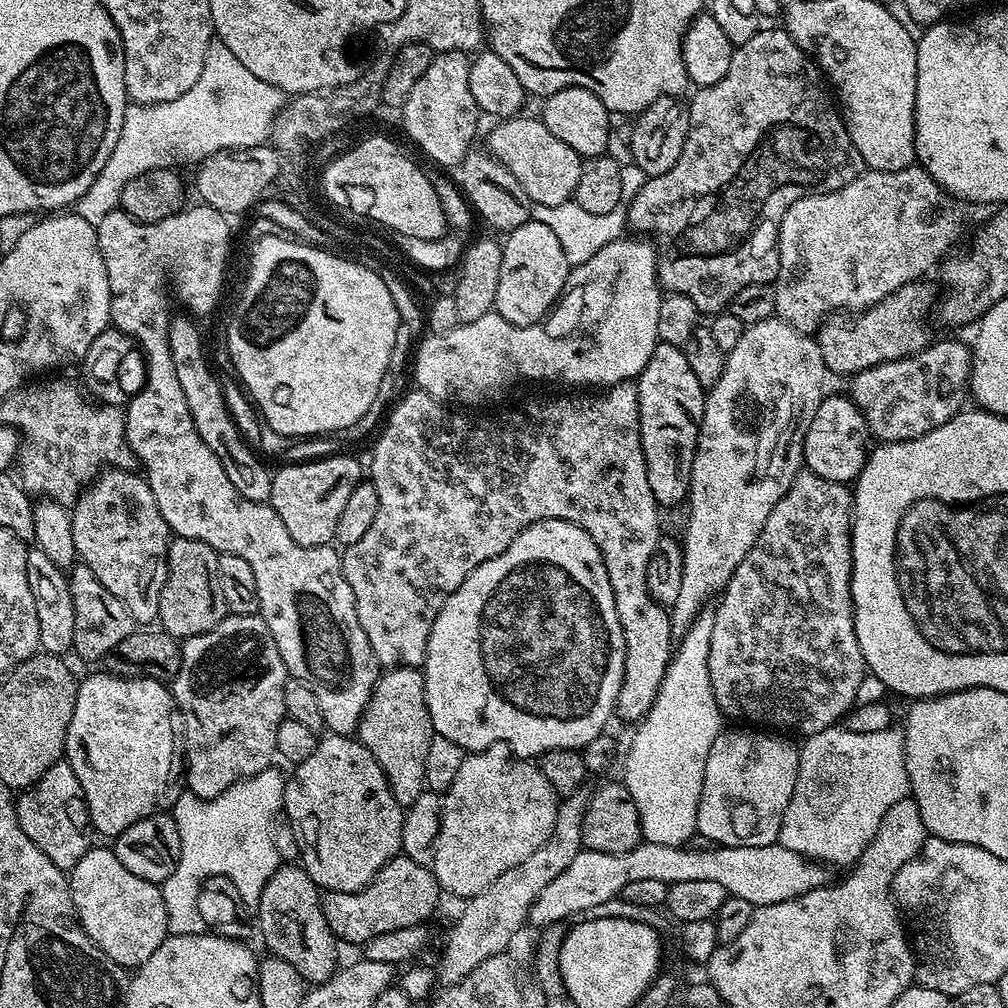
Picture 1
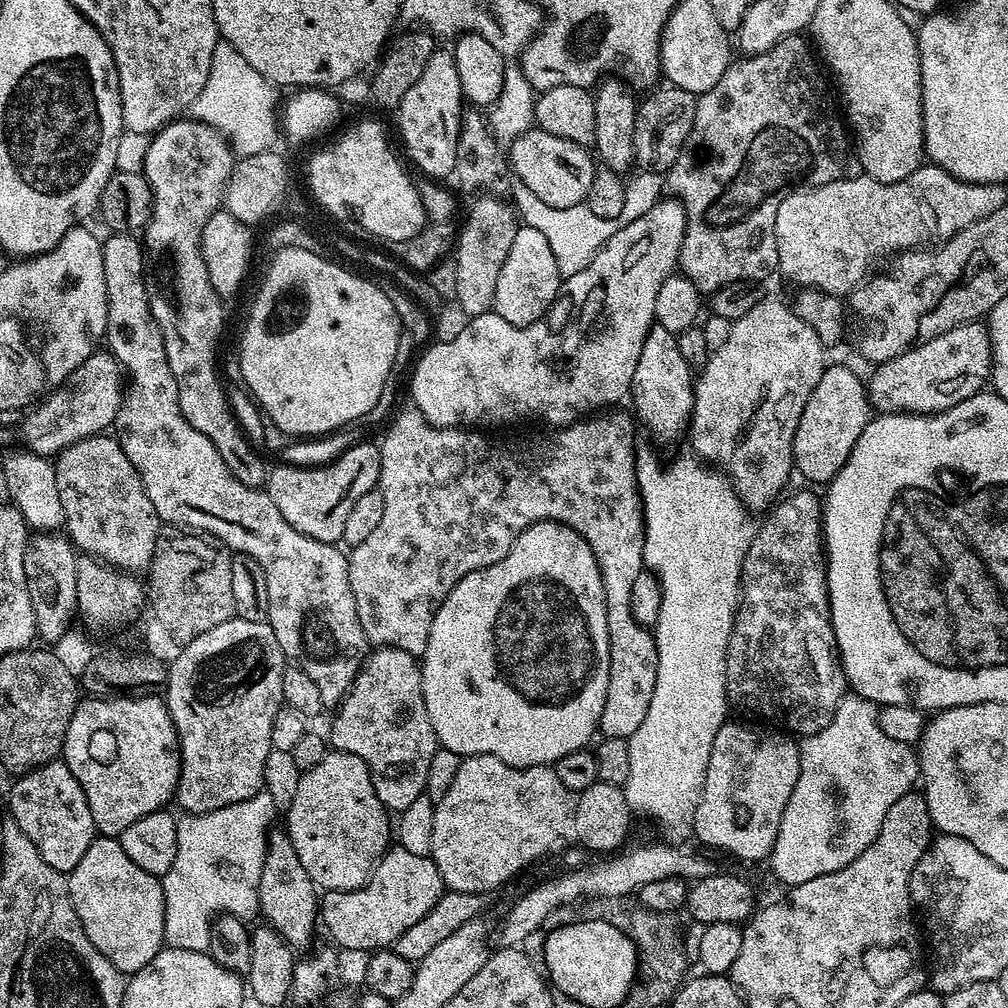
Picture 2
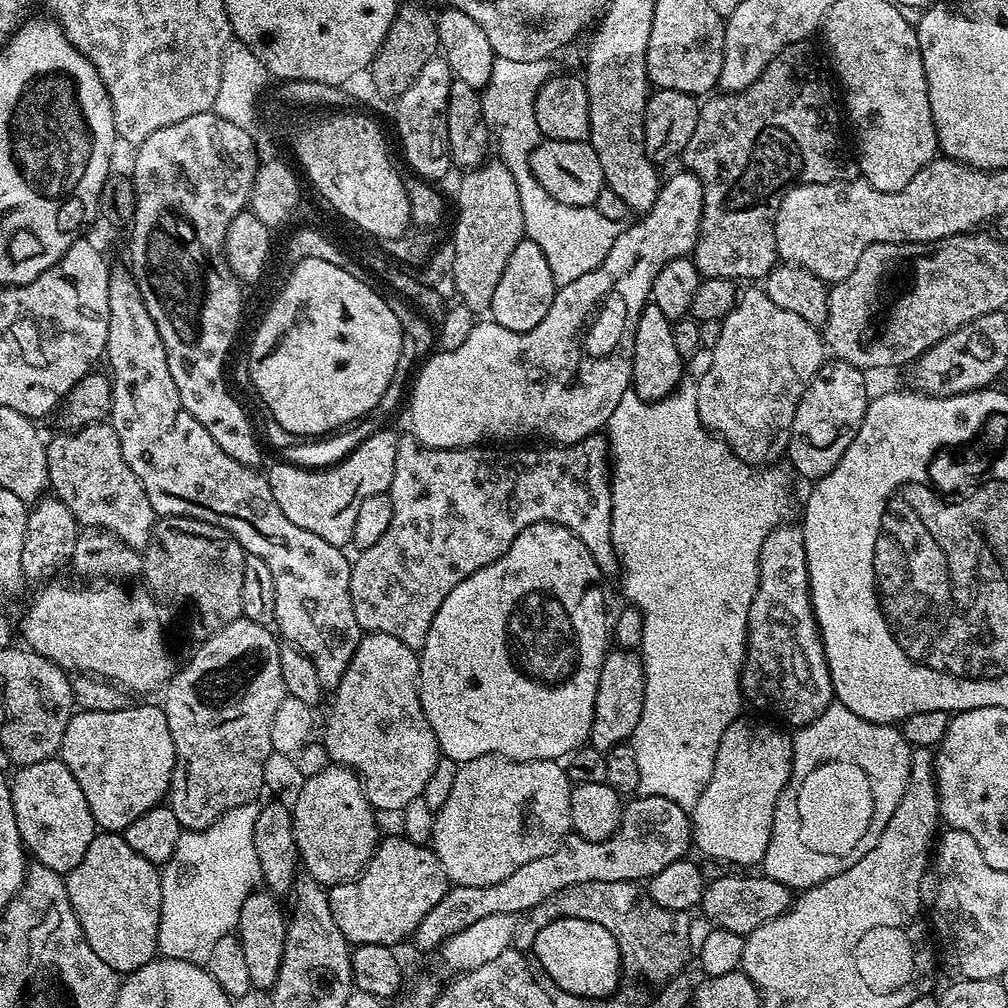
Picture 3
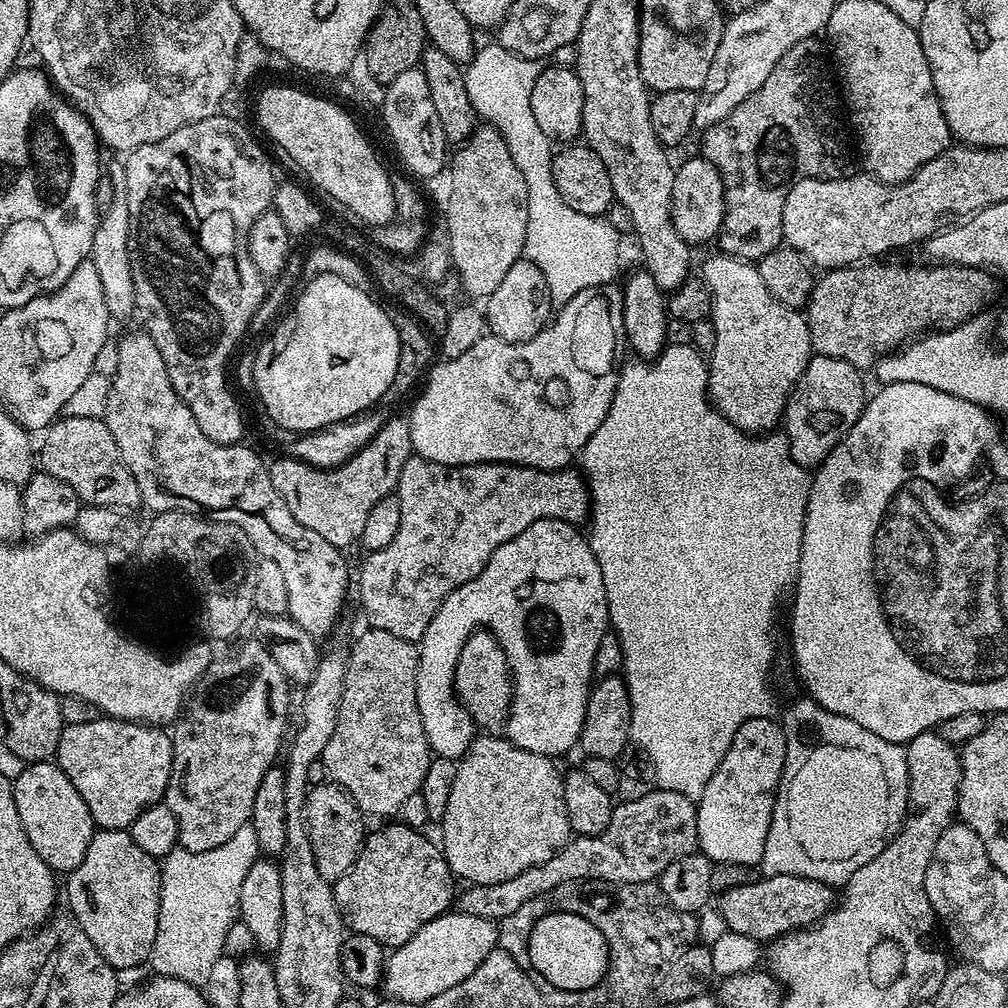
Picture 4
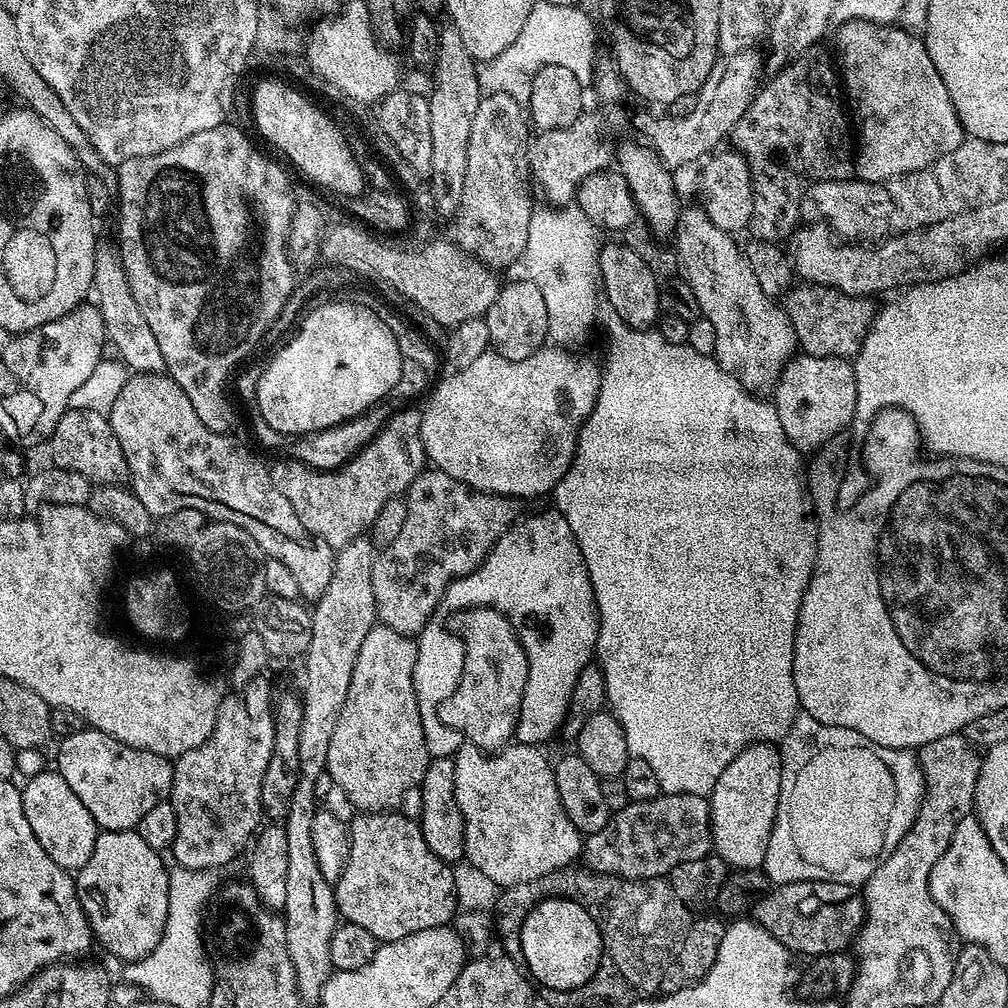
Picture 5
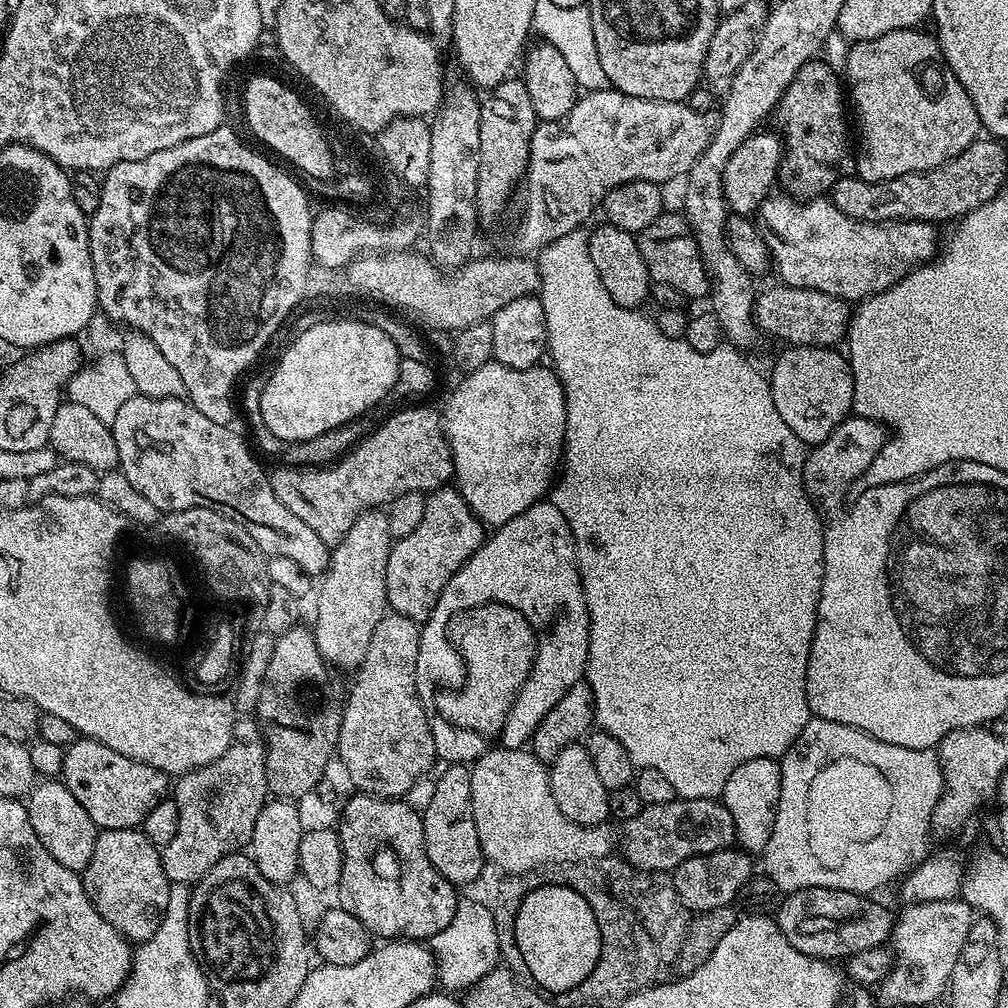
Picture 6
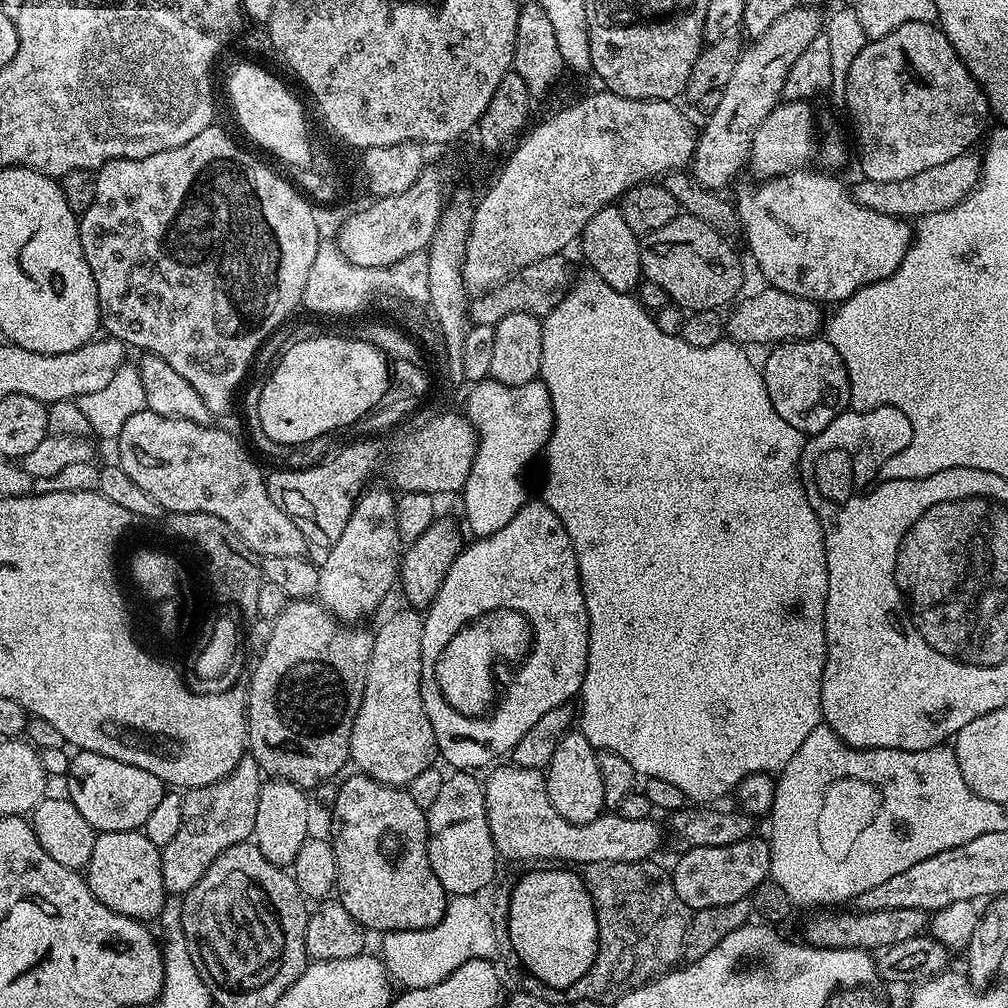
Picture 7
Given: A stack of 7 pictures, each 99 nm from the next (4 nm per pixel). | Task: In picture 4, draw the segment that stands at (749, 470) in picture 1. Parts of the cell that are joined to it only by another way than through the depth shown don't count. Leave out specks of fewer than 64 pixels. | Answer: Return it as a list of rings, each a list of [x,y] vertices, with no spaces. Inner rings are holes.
[[[712,256],[704,264],[704,273],[702,279],[709,288],[712,289],[712,314],[711,321],[716,331],[716,345],[710,354],[710,371],[708,374],[708,399],[715,411],[721,416],[736,425],[737,428],[744,429],[749,434],[768,434],[773,431],[772,428],[781,423],[784,415],[784,409],[788,407],[788,398],[796,391],[796,383],[802,378],[802,374],[806,370],[808,361],[814,355],[812,347],[812,335],[808,329],[808,321],[795,308],[787,308],[784,304],[779,304],[770,294],[770,290],[766,290],[766,282],[762,282],[759,267],[755,263],[749,262],[747,259],[735,260],[732,256]]]

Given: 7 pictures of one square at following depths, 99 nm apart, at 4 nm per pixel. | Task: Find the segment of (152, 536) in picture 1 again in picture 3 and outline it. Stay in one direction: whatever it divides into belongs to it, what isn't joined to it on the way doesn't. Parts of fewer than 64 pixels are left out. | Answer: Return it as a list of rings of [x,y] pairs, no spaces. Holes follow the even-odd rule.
[[[111,423],[86,424],[47,441],[48,483],[57,500],[61,500],[74,514],[77,525],[100,528],[101,533],[115,538],[133,550],[147,548],[152,527],[158,514],[146,498],[142,482],[126,466],[122,446]]]

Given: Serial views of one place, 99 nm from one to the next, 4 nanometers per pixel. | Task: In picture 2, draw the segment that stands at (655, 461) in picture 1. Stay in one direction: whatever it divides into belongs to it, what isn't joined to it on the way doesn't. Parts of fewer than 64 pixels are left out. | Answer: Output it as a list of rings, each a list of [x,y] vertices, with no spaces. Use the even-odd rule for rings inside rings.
[[[653,323],[646,334],[646,342],[642,342],[642,354],[638,354],[638,366],[634,366],[630,389],[630,401],[636,407],[635,419],[639,423],[641,420],[660,444],[668,444],[689,431],[696,397],[694,369],[688,365],[686,358],[682,358],[676,337],[677,333]]]

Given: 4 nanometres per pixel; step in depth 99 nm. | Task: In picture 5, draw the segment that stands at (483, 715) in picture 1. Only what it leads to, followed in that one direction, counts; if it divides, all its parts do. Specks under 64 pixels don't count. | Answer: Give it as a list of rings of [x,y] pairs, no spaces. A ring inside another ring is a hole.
[[[549,510],[532,516],[529,520],[513,523],[504,536],[490,550],[490,554],[479,568],[456,584],[459,600],[481,594],[487,605],[497,605],[502,615],[511,617],[518,630],[520,644],[528,659],[526,678],[526,699],[522,704],[516,740],[522,744],[543,745],[543,740],[561,731],[562,725],[572,707],[572,695],[582,670],[593,659],[596,640],[600,636],[600,613],[596,606],[596,594],[588,577],[588,567],[584,565],[582,550],[570,530],[570,522],[561,512]],[[428,624],[418,634],[416,665],[414,666],[414,690],[416,691],[416,701],[420,707],[422,730],[426,734],[428,755],[432,758],[455,757],[456,751],[462,743],[457,732],[444,724],[438,714],[440,697],[446,694],[446,686],[452,682],[452,672],[448,668],[458,662],[458,654],[454,654],[457,647],[457,639],[453,634],[450,634],[450,630],[443,628],[441,624]]]

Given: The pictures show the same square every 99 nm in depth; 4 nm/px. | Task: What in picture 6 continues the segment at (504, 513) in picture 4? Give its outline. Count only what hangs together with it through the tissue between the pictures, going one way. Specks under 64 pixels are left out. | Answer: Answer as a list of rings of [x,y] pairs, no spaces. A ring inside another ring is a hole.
[[[441,486],[425,499],[422,522],[414,534],[395,541],[386,562],[386,594],[389,609],[417,622],[428,619],[442,590],[486,539],[485,525],[455,487]]]

